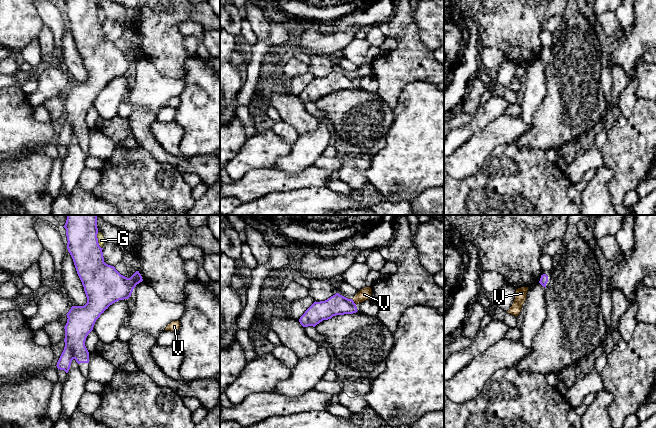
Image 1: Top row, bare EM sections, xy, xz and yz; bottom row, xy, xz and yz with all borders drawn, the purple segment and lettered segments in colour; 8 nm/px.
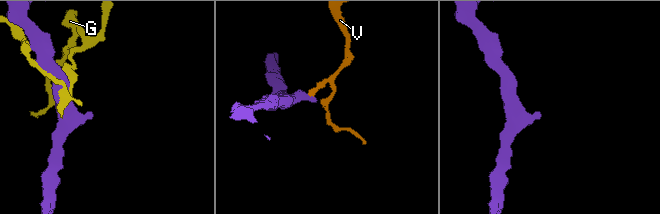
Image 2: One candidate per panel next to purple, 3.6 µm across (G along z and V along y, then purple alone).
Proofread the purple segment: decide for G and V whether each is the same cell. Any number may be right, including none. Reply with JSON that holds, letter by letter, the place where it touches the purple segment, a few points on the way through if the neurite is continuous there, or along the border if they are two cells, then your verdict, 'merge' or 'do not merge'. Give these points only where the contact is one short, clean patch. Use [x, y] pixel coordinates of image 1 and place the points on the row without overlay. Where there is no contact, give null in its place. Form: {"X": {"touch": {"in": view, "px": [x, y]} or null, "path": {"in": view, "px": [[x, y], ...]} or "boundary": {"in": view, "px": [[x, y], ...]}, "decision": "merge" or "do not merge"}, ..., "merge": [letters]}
{"G": {"touch": {"in": "xy", "px": [97, 16]}, "decision": "do not merge"}, "V": {"touch": {"in": "xz", "px": [353, 78]}, "boundary": {"in": "xz", "px": [[352, 76], [356, 80]]}, "decision": "do not merge"}, "merge": []}

